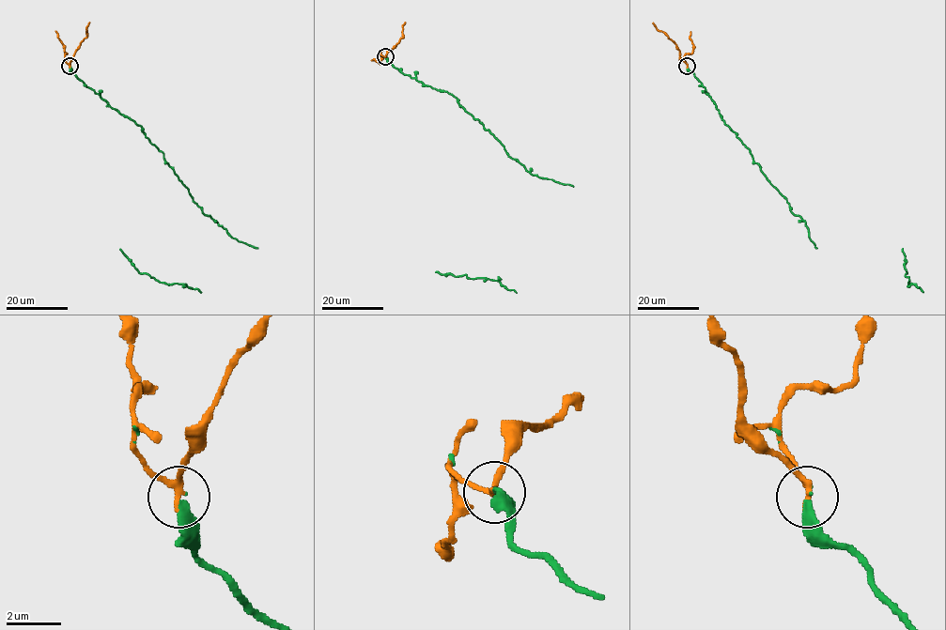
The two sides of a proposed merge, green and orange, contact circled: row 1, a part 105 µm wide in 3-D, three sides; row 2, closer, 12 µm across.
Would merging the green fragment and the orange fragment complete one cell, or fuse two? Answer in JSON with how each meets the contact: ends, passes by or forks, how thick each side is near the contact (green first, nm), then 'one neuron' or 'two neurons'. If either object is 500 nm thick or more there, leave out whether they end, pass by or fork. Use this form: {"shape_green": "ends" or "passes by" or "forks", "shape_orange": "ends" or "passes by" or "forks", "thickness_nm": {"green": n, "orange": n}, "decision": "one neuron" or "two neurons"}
{"shape_green": "ends", "shape_orange": "passes by", "thickness_nm": {"green": 320, "orange": 190}, "decision": "one neuron"}

